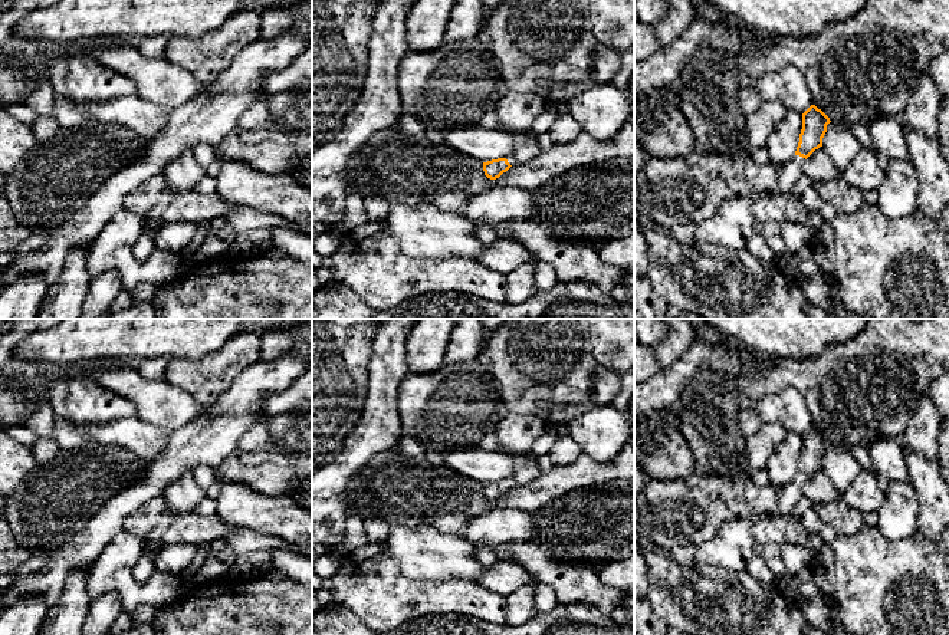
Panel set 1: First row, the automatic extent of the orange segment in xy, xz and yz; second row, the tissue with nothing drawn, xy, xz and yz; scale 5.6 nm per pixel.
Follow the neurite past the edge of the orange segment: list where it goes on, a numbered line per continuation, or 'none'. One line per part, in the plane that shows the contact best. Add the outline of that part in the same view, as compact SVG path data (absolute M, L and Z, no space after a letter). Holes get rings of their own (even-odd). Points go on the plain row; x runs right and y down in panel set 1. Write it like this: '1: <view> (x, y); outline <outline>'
1: yz (788, 496); outline M795 477L789 484L781 487L778 491L778 504L775 516L788 516L795 504L802 497L802 486L805 480Z

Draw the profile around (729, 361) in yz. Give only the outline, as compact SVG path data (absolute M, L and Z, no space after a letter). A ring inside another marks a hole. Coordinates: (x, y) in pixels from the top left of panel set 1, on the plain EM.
M694 342L669 368L659 371L643 384L634 384L634 428L650 411L677 405L702 369L746 375L748 362L748 351L730 351Z

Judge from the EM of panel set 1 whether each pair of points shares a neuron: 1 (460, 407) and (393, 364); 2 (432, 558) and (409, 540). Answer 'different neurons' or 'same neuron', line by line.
1: different neurons
2: same neuron

